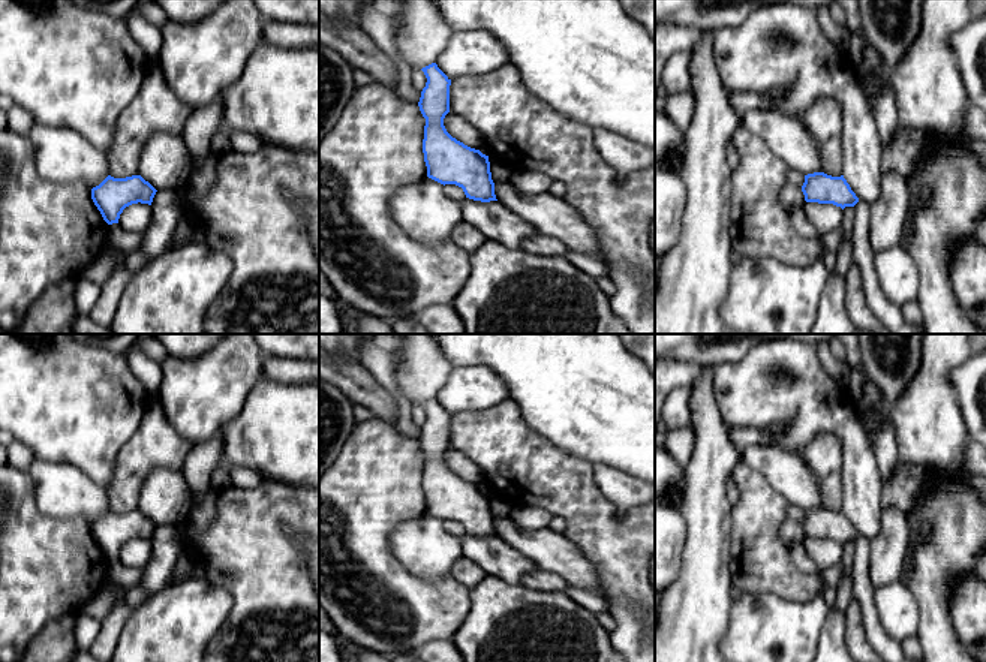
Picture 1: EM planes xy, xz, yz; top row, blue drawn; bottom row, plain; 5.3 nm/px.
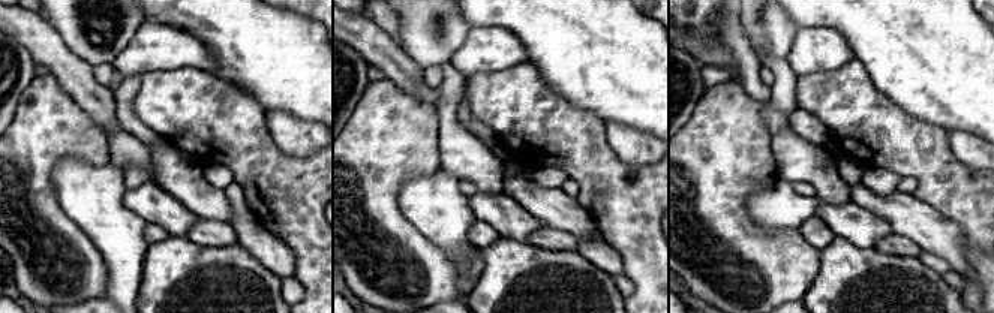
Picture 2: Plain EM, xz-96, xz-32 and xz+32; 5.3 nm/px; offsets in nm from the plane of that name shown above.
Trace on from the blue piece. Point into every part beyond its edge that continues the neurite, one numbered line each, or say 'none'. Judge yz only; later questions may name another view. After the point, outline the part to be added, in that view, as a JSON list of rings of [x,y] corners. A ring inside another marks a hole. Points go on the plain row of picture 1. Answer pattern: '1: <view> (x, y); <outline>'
none

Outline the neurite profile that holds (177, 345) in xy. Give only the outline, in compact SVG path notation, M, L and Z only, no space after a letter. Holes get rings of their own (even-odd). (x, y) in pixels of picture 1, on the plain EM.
M154 334L175 358L196 358L216 347L225 334Z

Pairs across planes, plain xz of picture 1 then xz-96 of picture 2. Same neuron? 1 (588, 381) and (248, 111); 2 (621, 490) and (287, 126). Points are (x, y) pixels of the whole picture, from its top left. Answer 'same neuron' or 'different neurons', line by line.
1: different neurons
2: same neuron

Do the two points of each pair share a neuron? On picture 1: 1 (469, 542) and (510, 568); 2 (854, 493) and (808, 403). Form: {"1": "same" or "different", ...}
{"1": "same", "2": "same"}

